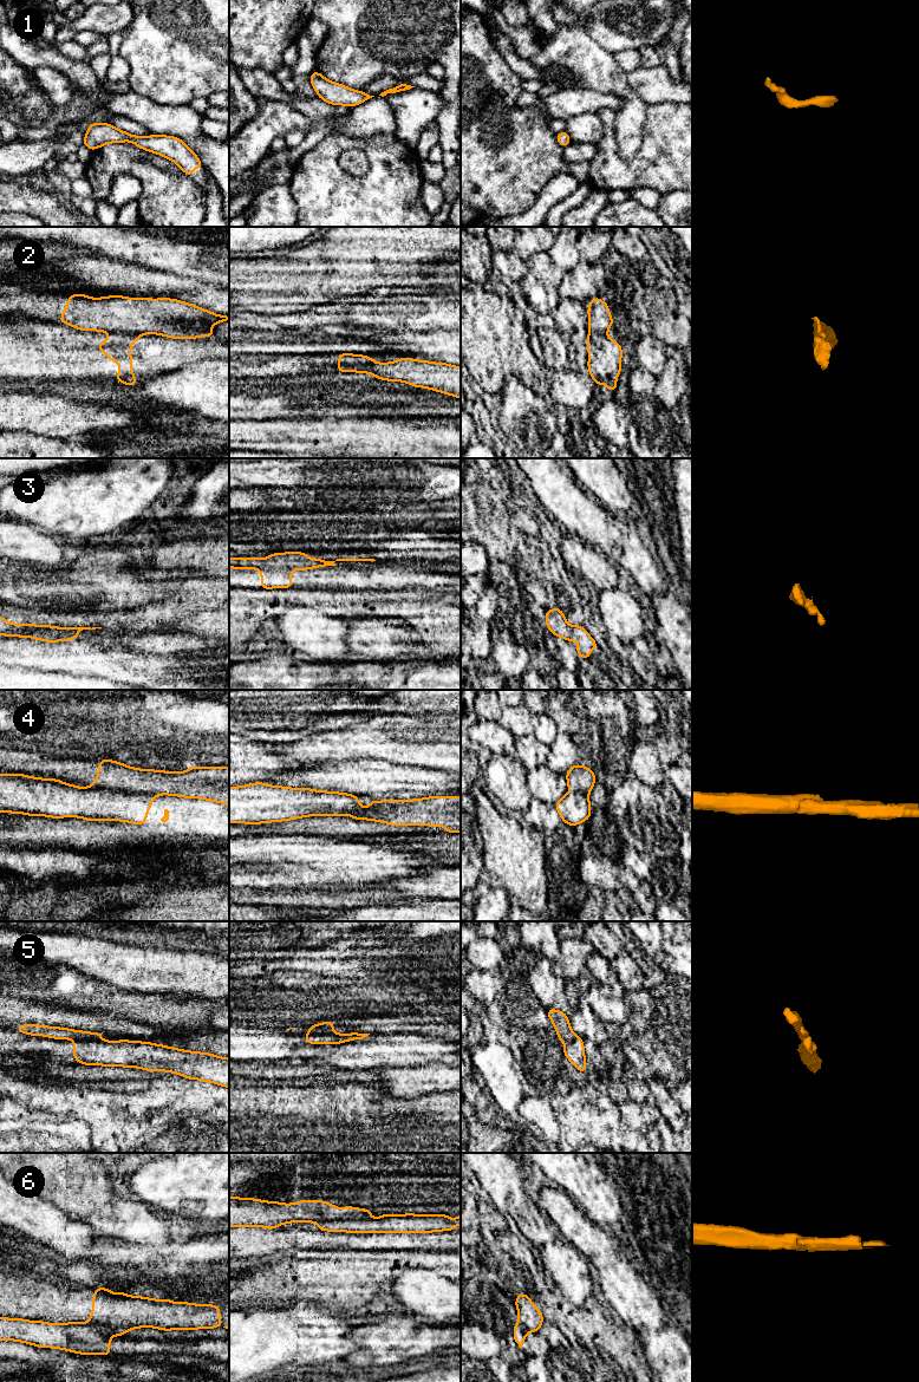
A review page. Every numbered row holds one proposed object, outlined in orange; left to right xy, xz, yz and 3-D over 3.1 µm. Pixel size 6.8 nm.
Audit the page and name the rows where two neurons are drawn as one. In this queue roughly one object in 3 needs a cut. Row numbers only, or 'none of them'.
2, 3, 4, 5, 6

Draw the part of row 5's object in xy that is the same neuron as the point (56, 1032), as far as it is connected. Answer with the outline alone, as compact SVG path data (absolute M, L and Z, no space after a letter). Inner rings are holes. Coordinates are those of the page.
M24 1024L15 1028L17 1031L32 1036L46 1036L56 1039L80 1039L91 1038L102 1041L102 1032L87 1032L80 1030L71 1030L67 1028L45 1026L37 1024Z

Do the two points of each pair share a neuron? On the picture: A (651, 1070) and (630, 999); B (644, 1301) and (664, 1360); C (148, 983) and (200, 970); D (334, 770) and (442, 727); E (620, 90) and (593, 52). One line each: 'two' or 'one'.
A: one
B: two
C: one
D: two
E: one

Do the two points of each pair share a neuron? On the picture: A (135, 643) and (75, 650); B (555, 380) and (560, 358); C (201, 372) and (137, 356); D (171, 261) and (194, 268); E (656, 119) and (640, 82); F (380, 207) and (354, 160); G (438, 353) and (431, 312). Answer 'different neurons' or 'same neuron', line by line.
A: different neurons
B: different neurons
C: different neurons
D: same neuron
E: different neurons
F: different neurons
G: different neurons

